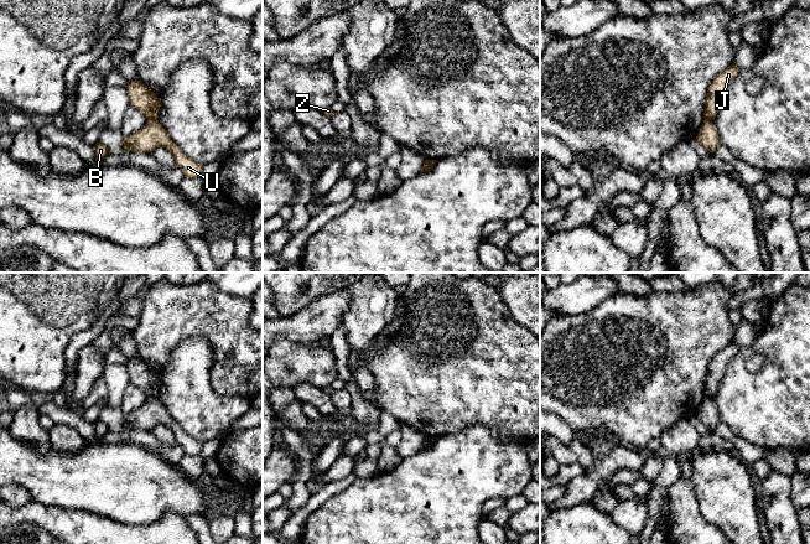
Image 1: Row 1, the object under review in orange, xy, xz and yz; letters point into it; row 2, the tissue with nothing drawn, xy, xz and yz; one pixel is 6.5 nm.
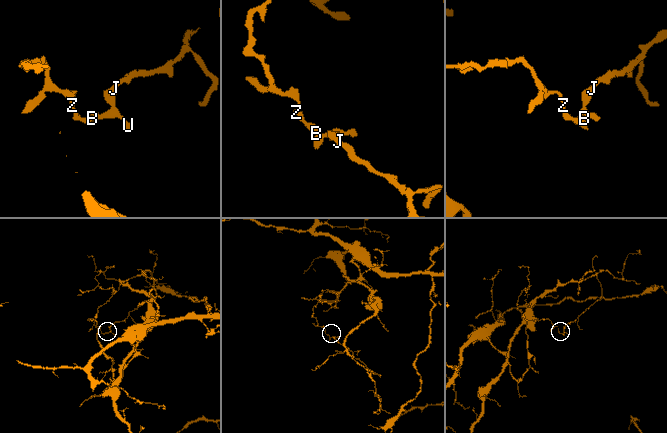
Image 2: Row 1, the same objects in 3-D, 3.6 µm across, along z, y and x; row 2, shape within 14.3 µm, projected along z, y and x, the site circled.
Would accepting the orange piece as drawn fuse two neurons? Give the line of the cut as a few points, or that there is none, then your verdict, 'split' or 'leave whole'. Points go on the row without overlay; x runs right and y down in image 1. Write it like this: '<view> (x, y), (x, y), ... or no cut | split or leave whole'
xy (156, 395), (149, 398) | split

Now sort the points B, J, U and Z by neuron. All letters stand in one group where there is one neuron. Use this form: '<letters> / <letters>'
B U Z / J

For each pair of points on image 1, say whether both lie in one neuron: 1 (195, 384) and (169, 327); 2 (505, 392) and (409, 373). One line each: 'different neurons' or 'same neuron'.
1: different neurons
2: same neuron

